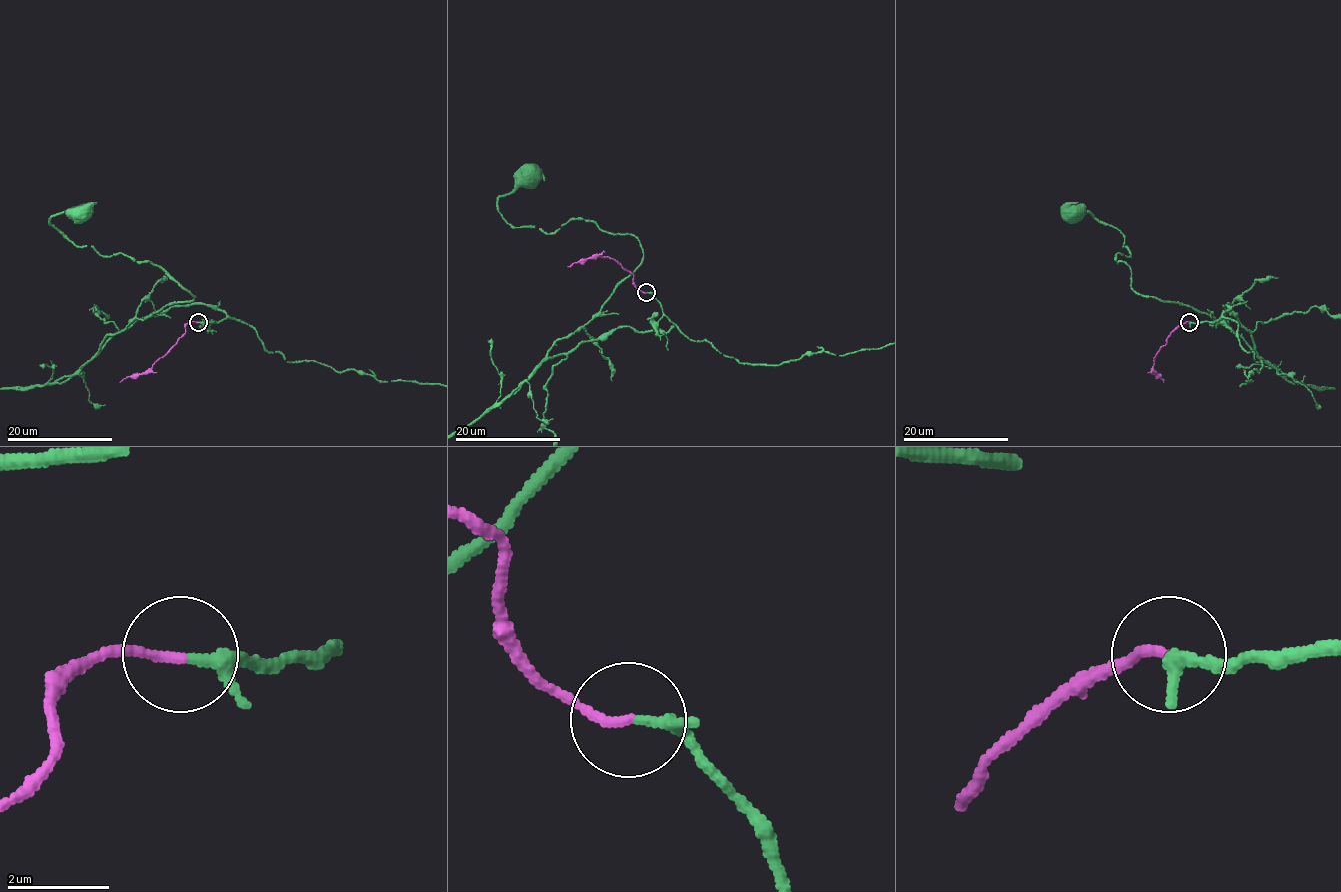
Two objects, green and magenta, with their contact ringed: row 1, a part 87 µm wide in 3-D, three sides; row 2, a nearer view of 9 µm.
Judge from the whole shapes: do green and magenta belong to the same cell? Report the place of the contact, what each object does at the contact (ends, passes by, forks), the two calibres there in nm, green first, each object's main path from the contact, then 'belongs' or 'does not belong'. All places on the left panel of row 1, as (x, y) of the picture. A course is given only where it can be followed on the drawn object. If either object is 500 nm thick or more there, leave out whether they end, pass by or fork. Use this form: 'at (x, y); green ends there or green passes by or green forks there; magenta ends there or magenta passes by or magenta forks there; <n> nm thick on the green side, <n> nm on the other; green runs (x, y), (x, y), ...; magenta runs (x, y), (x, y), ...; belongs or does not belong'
at (198, 322); green passes by; magenta ends there; 190 nm thick on the green side, 190 nm on the other; green runs (198, 321), (226, 315), (171, 305), (99, 348), (194, 296), (157, 266), (74, 246), (49, 220), (82, 213); magenta runs (198, 321), (191, 321), (185, 332), (146, 370), (119, 382); belongs

